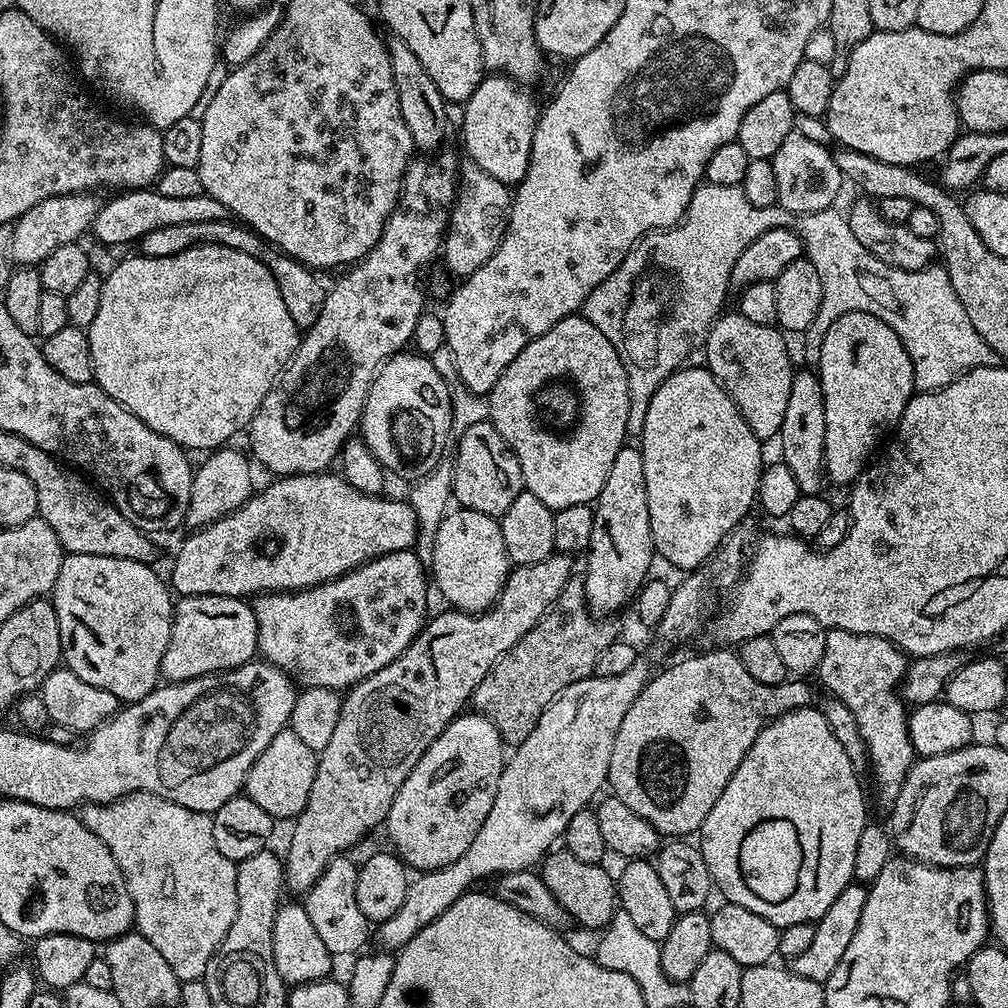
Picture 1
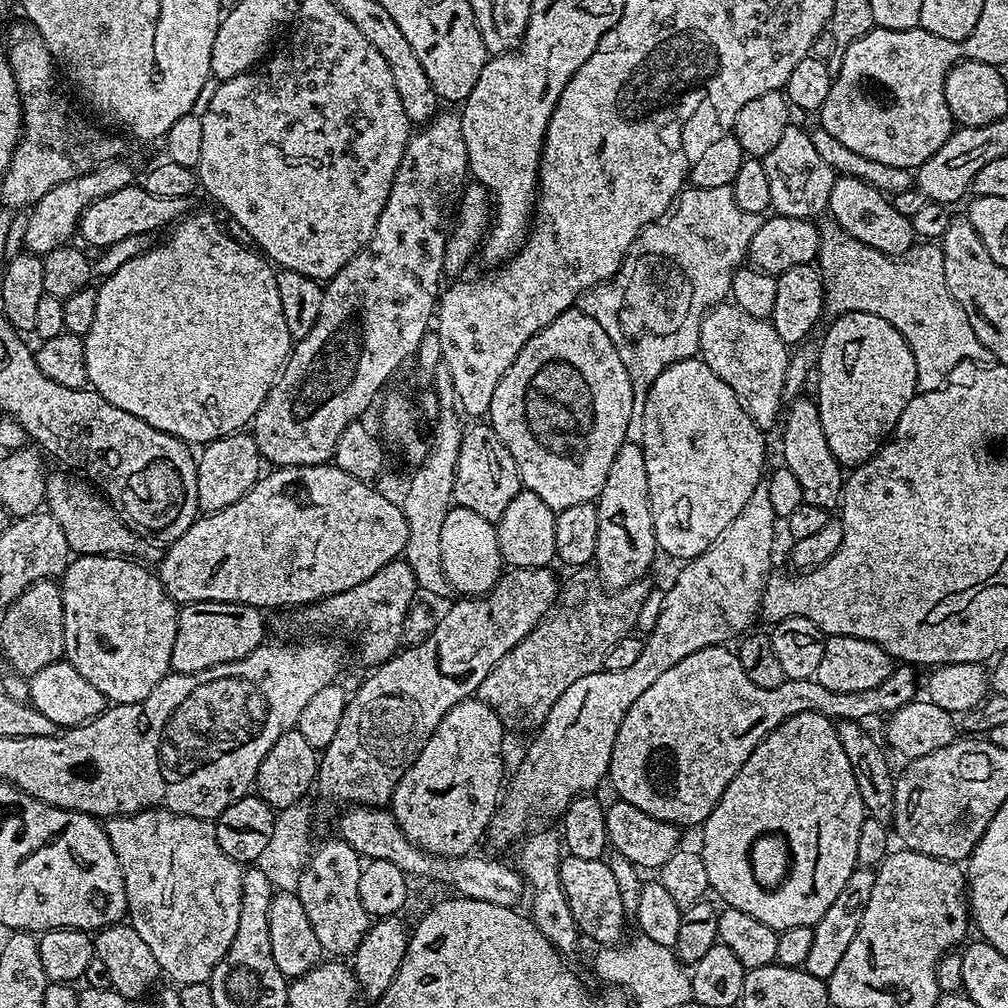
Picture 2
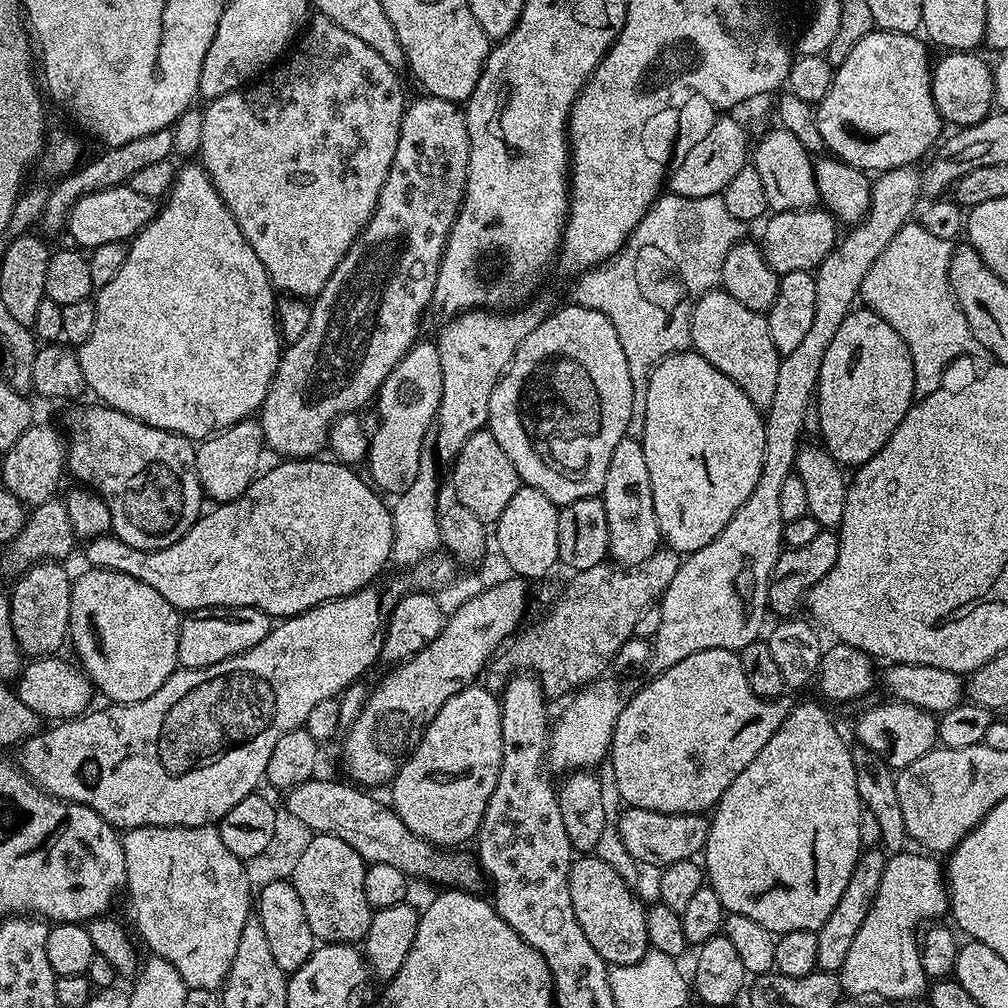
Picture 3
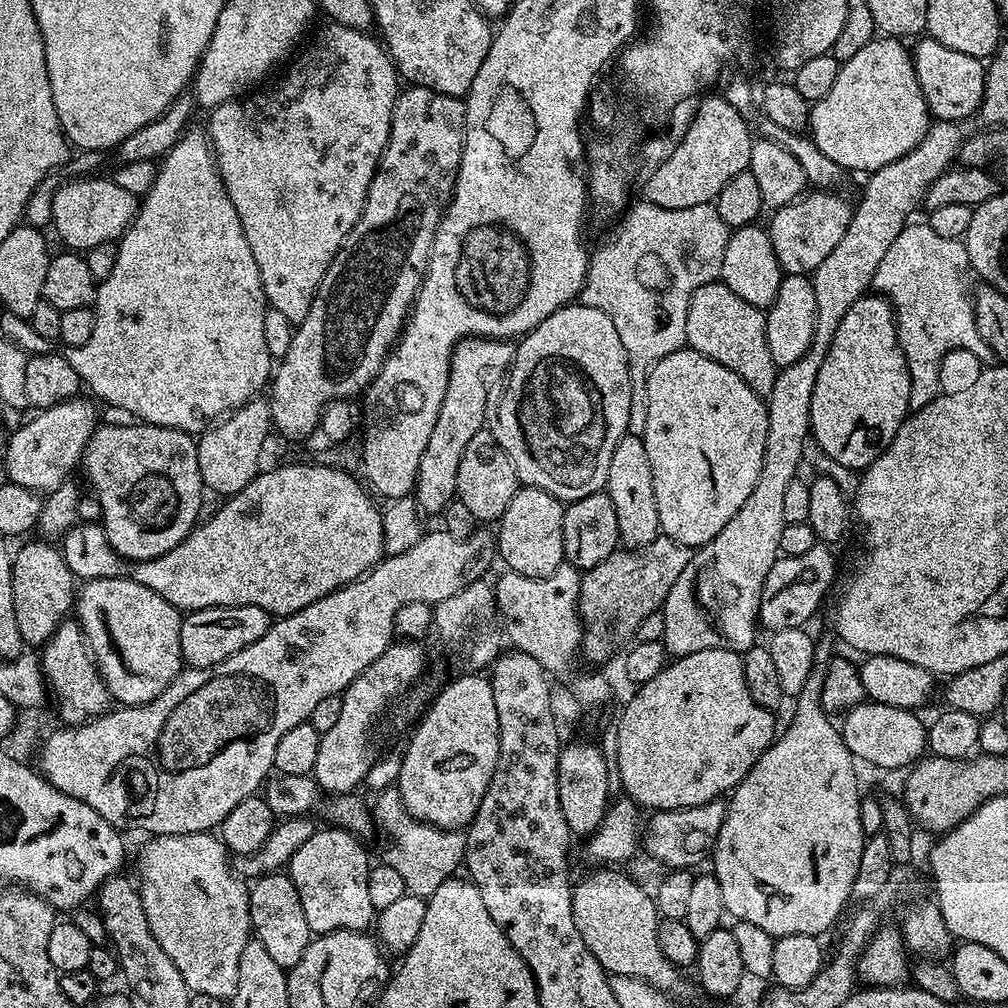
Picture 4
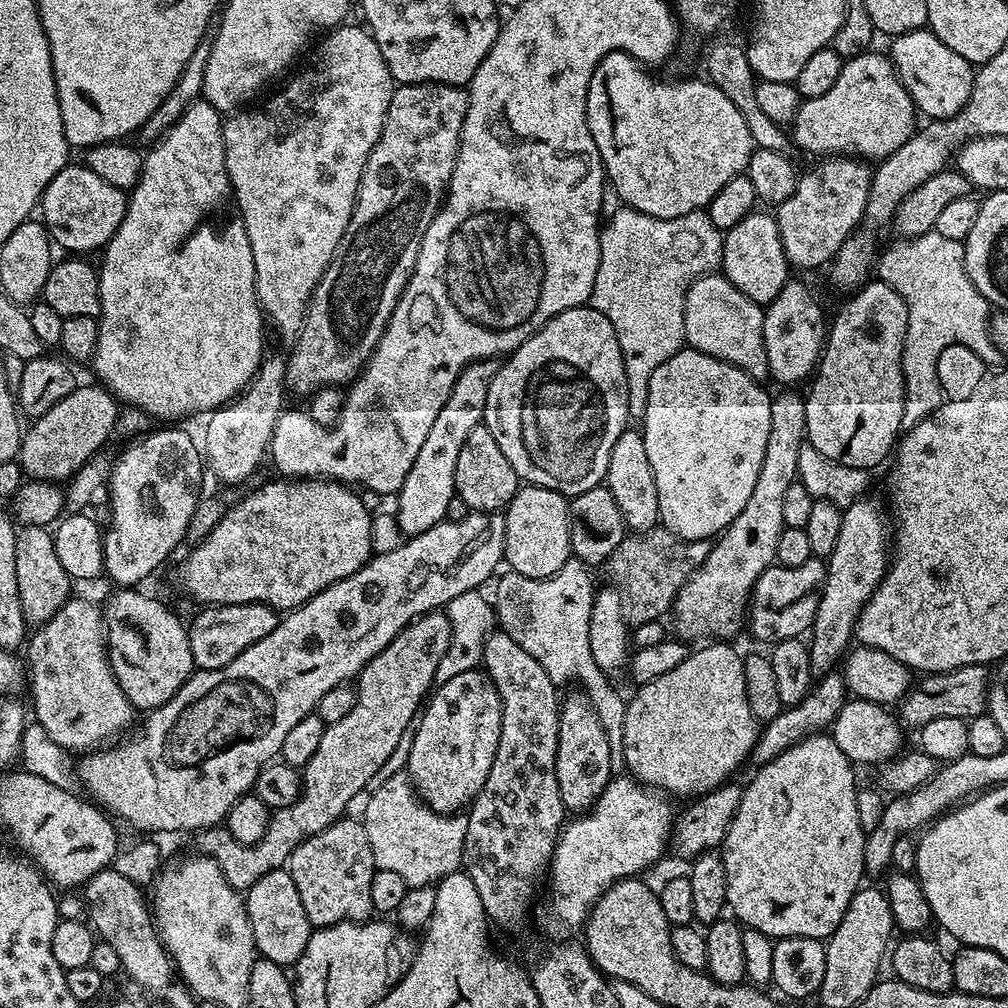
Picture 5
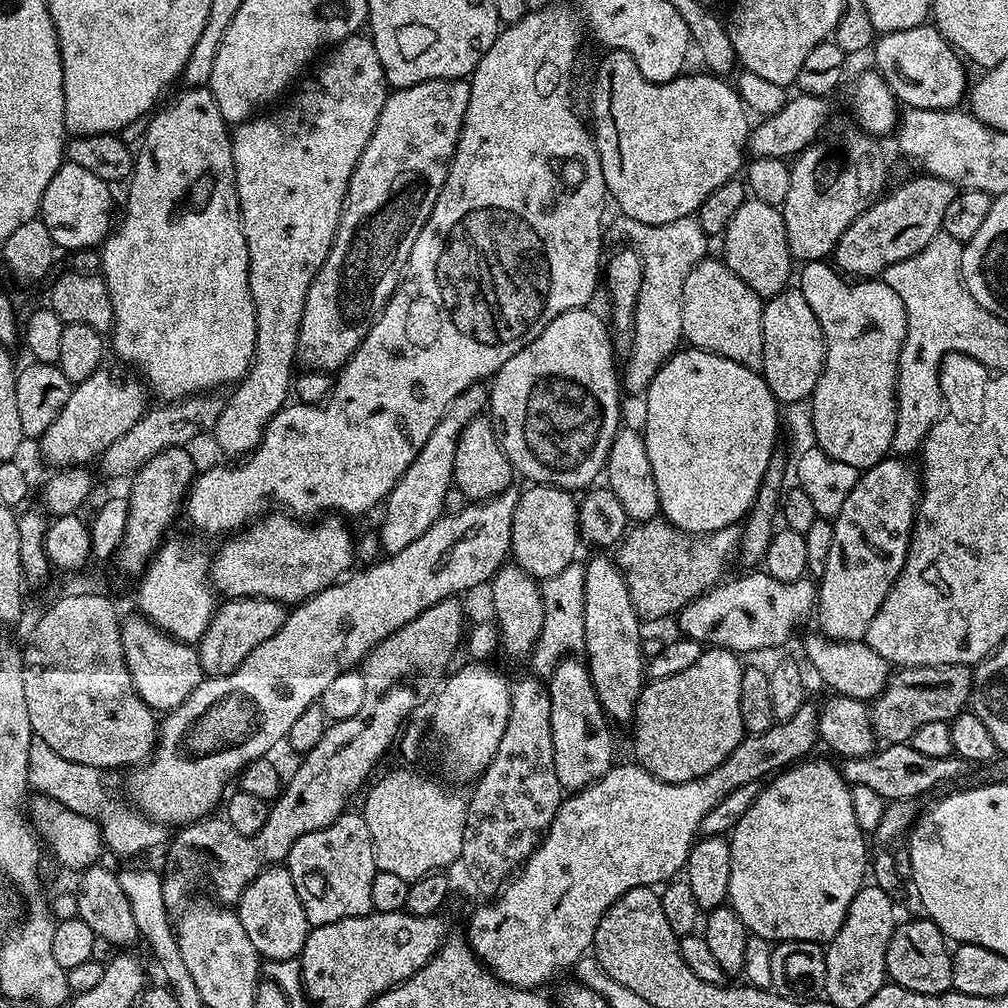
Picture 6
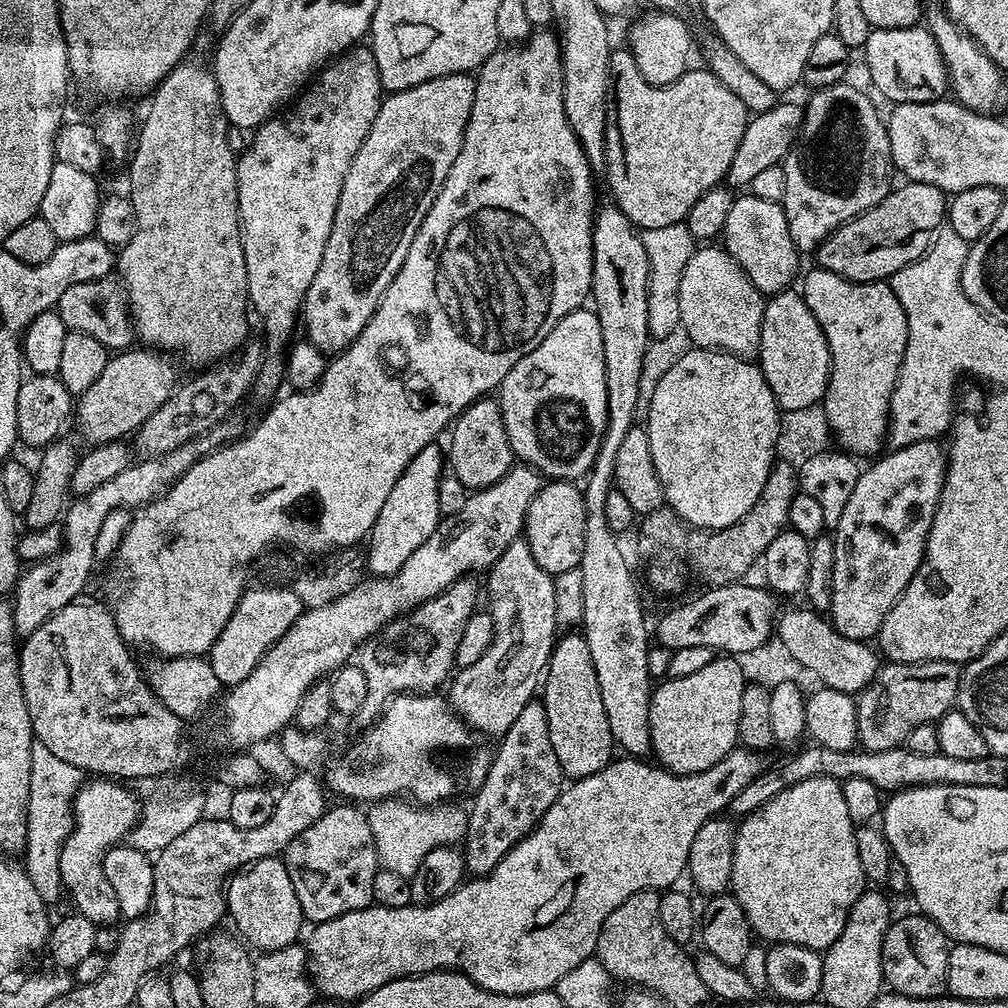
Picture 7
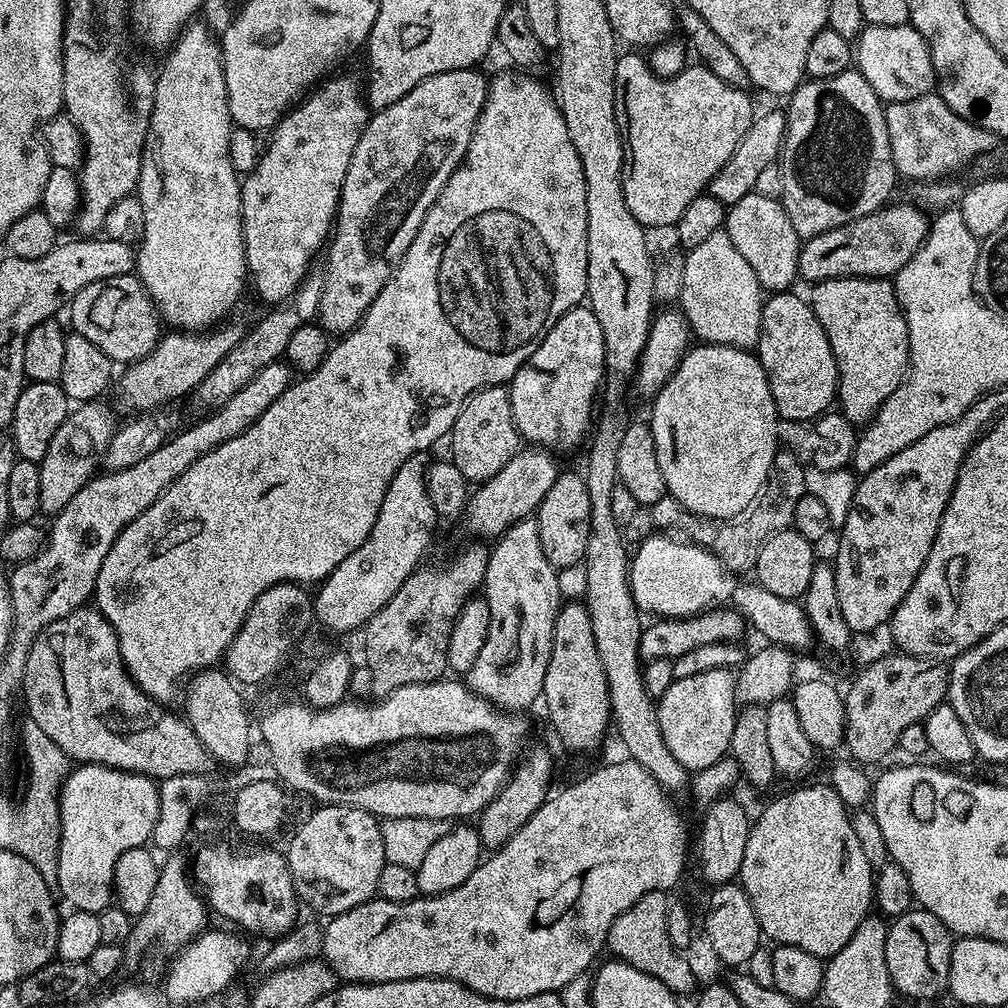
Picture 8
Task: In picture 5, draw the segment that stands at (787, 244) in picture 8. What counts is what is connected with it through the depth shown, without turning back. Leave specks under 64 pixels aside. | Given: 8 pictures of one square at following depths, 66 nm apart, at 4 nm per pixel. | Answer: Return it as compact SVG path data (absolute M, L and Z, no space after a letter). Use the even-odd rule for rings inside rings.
M754 210L738 226L734 226L729 232L723 233L724 249L722 250L722 274L746 298L750 298L755 304L767 306L771 300L778 298L778 290L786 286L790 279L790 265L786 258L786 250L782 250L782 238L778 234L778 222L775 215L768 210Z

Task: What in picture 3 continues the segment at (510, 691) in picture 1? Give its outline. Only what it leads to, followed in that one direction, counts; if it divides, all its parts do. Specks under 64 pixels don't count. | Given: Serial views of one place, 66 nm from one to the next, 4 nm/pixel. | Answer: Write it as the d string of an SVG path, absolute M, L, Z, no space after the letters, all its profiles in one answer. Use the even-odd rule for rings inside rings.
M664 546L641 564L623 568L605 562L575 573L552 613L525 636L517 635L491 661L486 672L488 691L499 693L517 670L535 670L548 698L567 697L573 690L601 679L607 673L604 671L613 667L618 650L636 635L638 618L642 618L645 610L653 607L670 586L674 574L678 574L681 559L681 553Z

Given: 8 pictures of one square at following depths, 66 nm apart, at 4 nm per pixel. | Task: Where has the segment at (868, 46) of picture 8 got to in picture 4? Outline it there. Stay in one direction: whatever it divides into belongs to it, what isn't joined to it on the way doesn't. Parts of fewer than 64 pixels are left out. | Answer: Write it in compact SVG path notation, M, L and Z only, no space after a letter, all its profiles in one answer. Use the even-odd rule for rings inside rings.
M931 38L920 42L914 48L914 63L918 86L926 98L929 113L940 122L964 122L967 116L975 117L984 97L985 61L970 54L958 54L958 50L950 50L950 46L942 46Z

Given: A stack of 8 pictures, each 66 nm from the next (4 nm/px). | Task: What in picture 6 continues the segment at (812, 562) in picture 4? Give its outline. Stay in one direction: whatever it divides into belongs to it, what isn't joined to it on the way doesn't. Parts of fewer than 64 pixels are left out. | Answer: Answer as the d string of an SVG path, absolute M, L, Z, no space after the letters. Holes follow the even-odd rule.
M752 570L749 576L740 576L737 580L725 579L697 600L692 600L678 613L680 628L685 637L697 640L701 646L729 648L731 652L760 652L763 648L776 648L784 644L796 632L796 627L817 611L817 585L805 578L794 582L780 582L763 570Z

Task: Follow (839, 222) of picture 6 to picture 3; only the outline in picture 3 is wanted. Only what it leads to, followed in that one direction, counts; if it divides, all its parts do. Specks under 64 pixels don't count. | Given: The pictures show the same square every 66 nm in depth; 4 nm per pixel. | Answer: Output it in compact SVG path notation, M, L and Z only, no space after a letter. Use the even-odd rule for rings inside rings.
M820 206L803 208L797 212L772 212L764 226L764 233L758 237L758 243L766 262L777 274L812 272L819 268L838 243L838 221L831 212Z

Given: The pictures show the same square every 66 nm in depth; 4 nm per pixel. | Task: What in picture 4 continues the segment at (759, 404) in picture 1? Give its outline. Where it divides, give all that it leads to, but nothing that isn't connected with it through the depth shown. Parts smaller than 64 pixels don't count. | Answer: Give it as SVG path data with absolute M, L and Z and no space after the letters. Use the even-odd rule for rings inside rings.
M722 282L702 286L690 298L690 306L686 310L686 344L698 354L706 354L706 358L714 358L726 370L734 370L746 386L750 386L759 396L767 397L768 391L774 386L777 366L774 358L770 358L770 346L766 346L765 313L759 308L750 306L750 302L742 302L734 290L730 290Z

